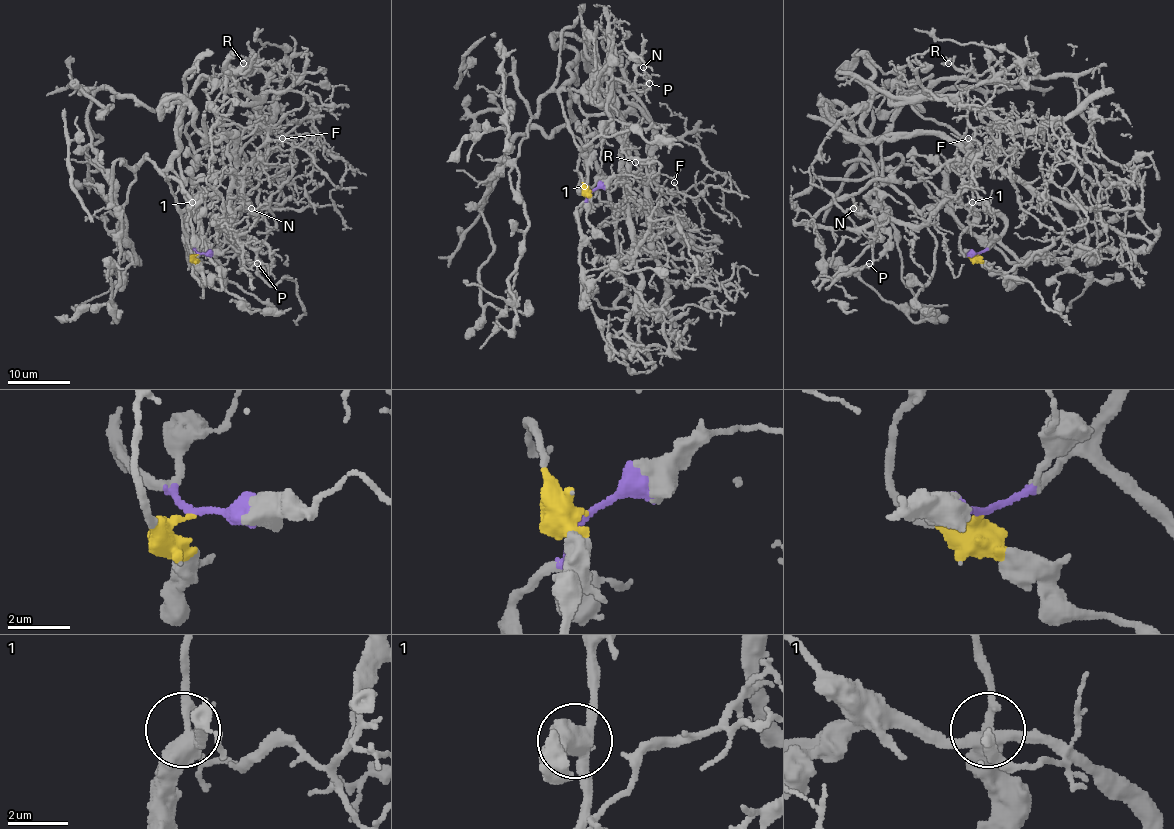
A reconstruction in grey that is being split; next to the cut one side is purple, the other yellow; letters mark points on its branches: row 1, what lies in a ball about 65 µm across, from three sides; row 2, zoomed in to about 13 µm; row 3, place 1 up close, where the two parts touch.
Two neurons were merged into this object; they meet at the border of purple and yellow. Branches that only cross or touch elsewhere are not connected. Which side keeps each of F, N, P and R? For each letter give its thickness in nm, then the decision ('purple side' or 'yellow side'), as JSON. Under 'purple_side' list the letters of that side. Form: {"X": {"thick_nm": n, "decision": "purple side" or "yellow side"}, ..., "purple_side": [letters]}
{"F": {"thick_nm": 90, "decision": "yellow side"}, "N": {"thick_nm": 120, "decision": "purple side"}, "P": {"thick_nm": 110, "decision": "purple side"}, "R": {"thick_nm": 180, "decision": "yellow side"}, "purple_side": ["N", "P"]}

